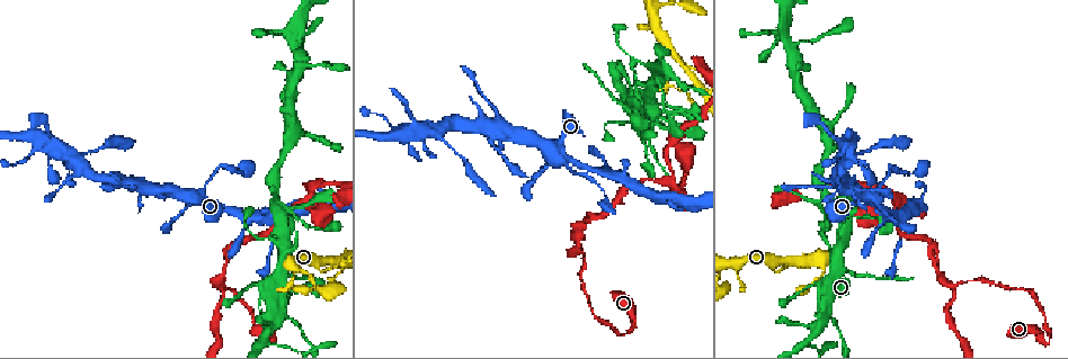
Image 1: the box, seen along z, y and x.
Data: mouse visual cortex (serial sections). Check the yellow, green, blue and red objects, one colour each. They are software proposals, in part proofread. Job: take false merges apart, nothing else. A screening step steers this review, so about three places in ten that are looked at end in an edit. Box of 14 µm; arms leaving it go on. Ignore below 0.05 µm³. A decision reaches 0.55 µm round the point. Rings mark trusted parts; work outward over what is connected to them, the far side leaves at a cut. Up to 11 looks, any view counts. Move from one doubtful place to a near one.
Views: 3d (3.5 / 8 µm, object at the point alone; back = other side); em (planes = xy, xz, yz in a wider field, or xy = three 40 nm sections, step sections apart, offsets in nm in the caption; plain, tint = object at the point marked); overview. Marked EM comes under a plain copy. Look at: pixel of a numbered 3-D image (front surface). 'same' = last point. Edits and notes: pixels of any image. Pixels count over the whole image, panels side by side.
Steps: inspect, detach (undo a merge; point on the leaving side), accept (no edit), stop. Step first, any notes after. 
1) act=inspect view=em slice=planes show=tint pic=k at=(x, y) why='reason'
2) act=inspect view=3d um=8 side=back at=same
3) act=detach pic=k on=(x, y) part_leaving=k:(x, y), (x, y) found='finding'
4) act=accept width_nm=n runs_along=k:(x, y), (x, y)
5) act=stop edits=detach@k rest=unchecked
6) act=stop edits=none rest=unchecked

act=inspect view=3d um=3.5 pic=1 at=(1049, 335) why='sharp bend'

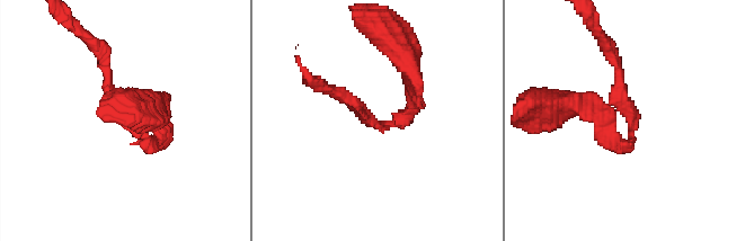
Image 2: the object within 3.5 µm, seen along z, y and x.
act=inspect view=em slice=xy step=1 show=tint pic=2 at=(384, 125) arm_widths_nm=150,150 why='now the EM'

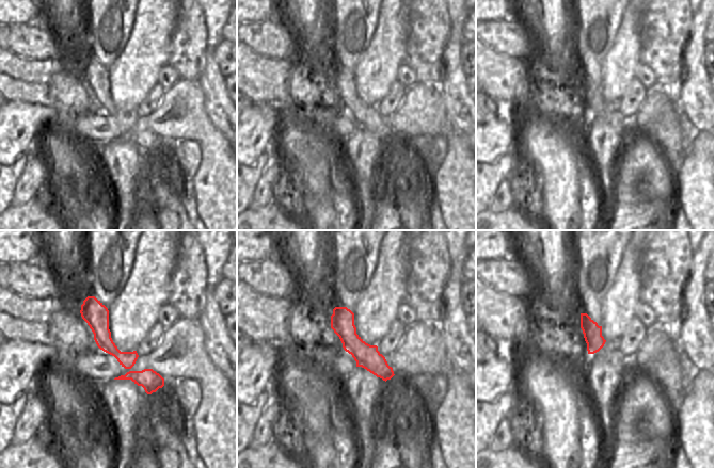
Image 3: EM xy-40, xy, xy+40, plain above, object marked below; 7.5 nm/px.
act=inspect view=em slice=planes show=tint at=same why='another direction'

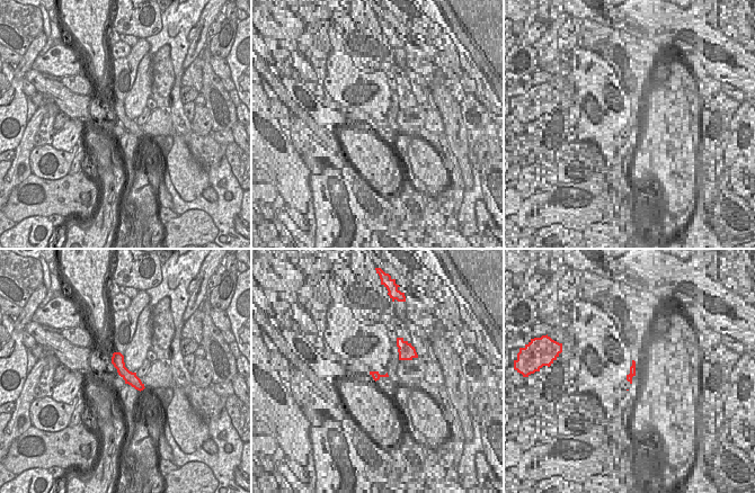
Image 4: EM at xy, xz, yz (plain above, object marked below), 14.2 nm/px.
act=accept runs_along=2:(158, 114), (161, 141), (143, 145), (106, 65) found='all the same cell'

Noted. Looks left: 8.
act=inspect view=3d um=3.5 pic=1 at=(851, 271) why='thick turns thin'

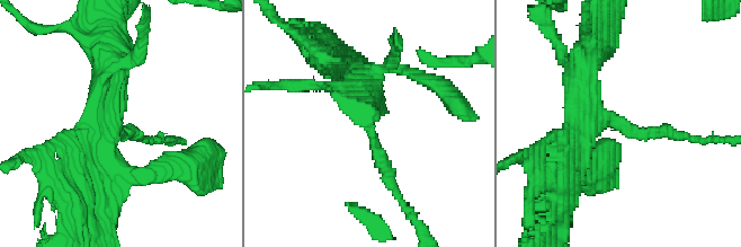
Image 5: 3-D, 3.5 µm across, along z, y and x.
act=inspect view=em slice=xy step=2 show=tint pic=5 at=(620, 121) why='shape alone is not enough'

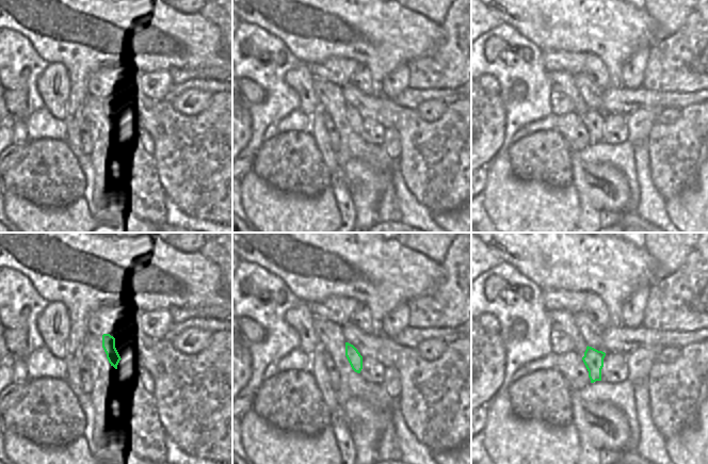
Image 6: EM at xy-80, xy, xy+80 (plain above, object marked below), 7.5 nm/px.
act=inspect view=em slice=planes show=tint at=same why='cut it another way'

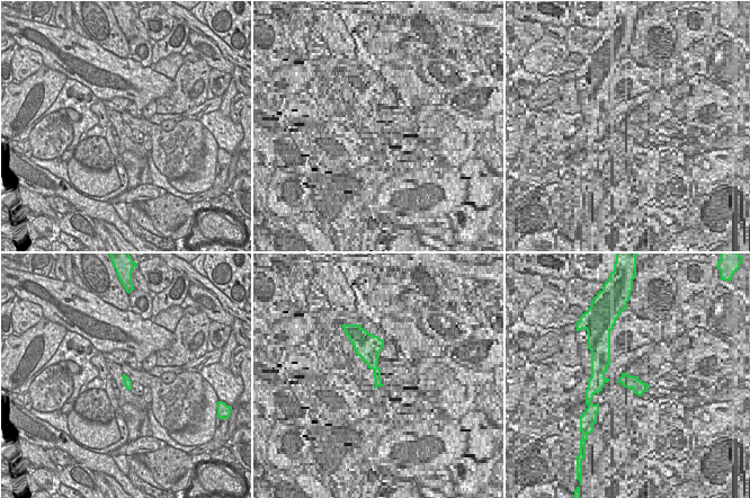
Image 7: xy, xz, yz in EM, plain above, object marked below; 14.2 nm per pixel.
act=accept arms=3 arm_widths_nm=200,350,350 runs_along=5:(364, 77), (353, 82), (391, 184) found='all the same cell'

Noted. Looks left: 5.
act=inspect view=3d um=3.5 pic=1 at=(279, 310) why='three-way junction'

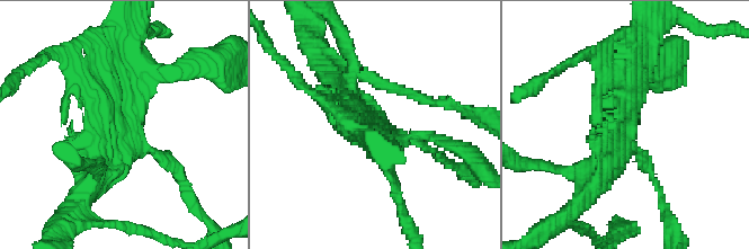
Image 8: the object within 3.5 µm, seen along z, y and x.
act=inspect view=em slice=xy step=5 show=tint pic=8 at=(626, 131) why='need the tissue'

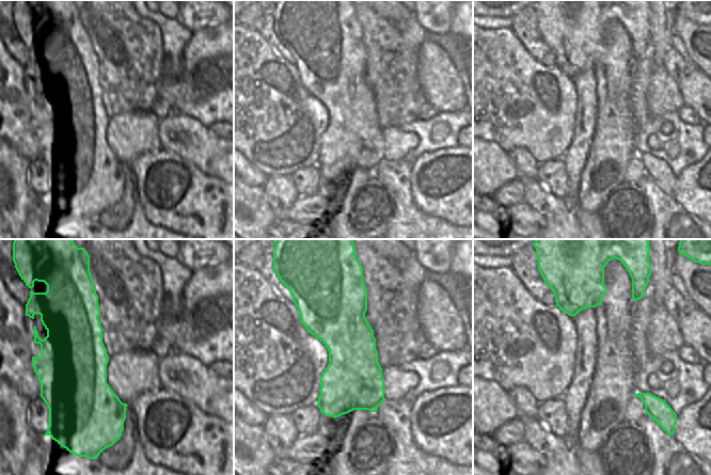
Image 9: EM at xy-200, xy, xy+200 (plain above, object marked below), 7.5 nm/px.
act=accept runs_along=8:(121, 69), (107, 107), (176, 172) found='all the same cell'

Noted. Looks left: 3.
act=inspect view=3d um=3.5 pic=1 at=(951, 287) why='narrows sharply'

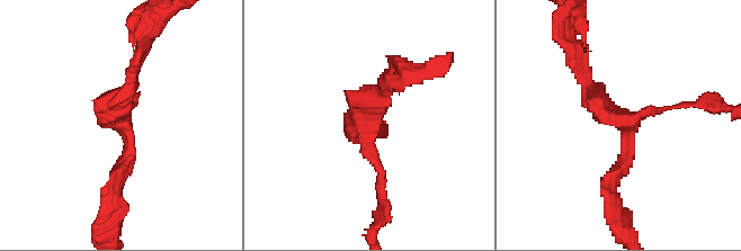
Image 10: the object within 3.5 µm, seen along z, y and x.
act=accept arm_widths_nm=100,200,250 found='continuous, no second cell'

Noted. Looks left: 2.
act=stop edits=none rest=unchecked

